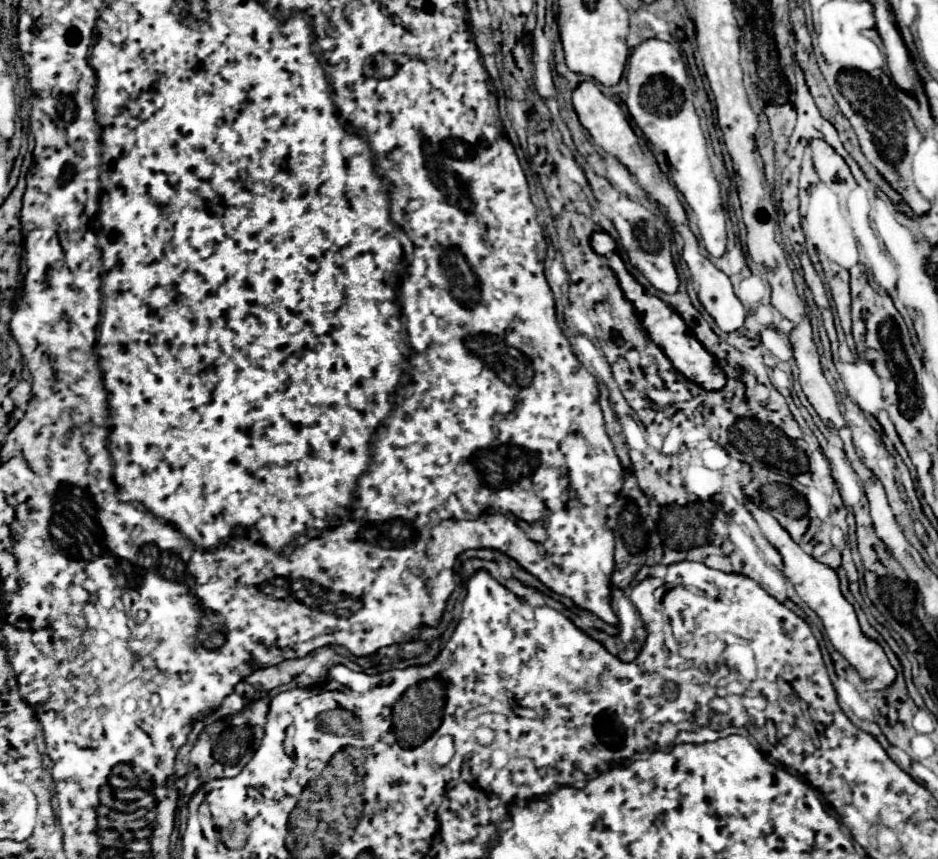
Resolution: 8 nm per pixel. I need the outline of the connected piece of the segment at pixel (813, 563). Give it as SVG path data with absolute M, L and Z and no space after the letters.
M746 501L746 505L748 505L750 513L754 515L758 527L764 531L764 535L766 535L766 537L774 543L774 547L780 551L780 555L782 555L782 559L784 559L784 573L786 573L786 577L792 581L798 597L820 617L824 629L826 629L826 635L828 635L830 643L834 645L834 649L840 651L840 653L850 661L850 665L860 673L860 677L862 677L864 681L872 679L872 675L880 673L880 675L884 677L886 685L890 685L890 683L896 679L896 671L894 671L892 665L888 663L882 647L880 647L876 641L872 641L872 639L868 639L868 637L862 635L860 625L858 625L858 619L856 619L856 613L854 613L854 607L852 607L852 605L842 597L842 593L840 593L838 575L836 575L828 565L822 565L822 563L818 563L816 559L812 559L808 553L804 553L804 551L800 549L800 545L792 541L792 537L780 527L780 523L778 523L768 511L760 509L760 507L754 505L752 501Z

